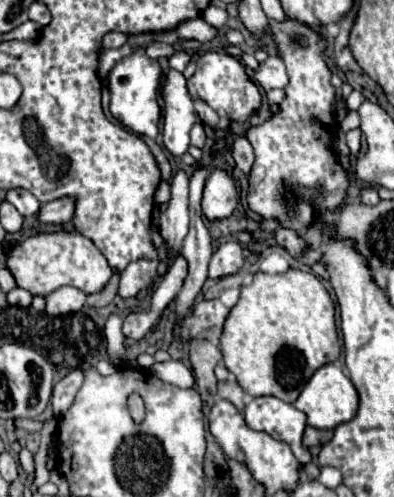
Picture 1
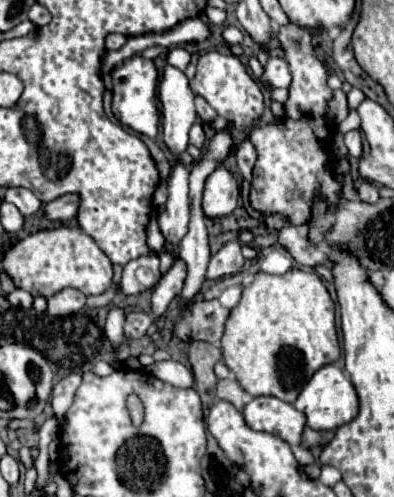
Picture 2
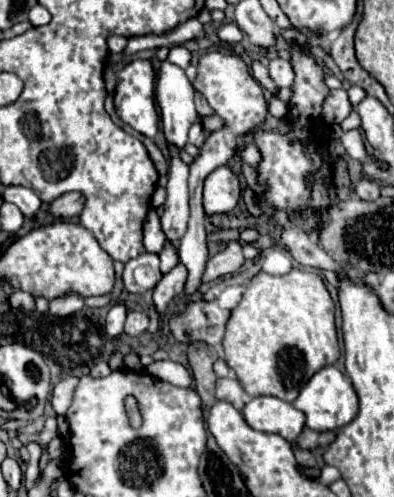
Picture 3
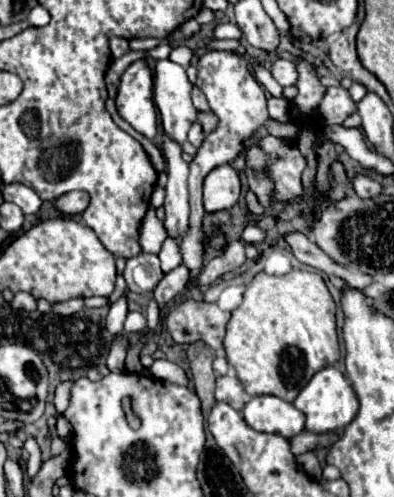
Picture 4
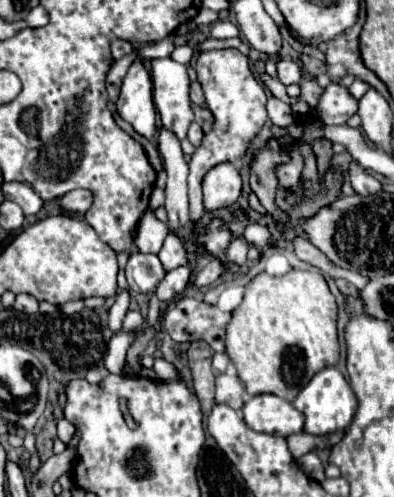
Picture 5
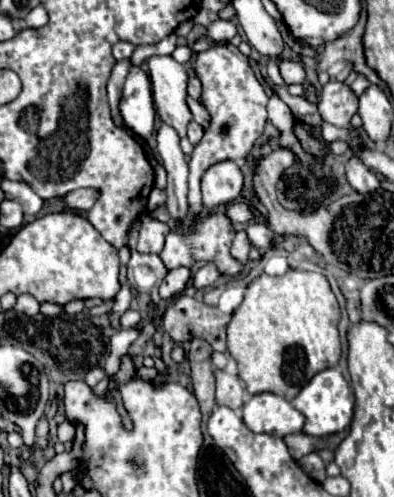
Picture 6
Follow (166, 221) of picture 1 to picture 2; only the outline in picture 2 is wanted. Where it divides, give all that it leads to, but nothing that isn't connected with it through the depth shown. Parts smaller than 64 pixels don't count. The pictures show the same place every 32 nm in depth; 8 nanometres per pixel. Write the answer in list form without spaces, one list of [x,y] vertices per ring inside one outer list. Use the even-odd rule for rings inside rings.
[[[176,164],[168,180],[168,202],[158,216],[160,230],[168,244],[180,244],[188,232],[190,220],[189,171]]]

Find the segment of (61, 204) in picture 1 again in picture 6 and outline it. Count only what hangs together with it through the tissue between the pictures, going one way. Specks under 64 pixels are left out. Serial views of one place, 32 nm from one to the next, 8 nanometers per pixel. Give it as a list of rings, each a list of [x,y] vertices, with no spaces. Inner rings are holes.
[[[78,188],[78,190],[72,190],[64,196],[64,202],[70,210],[78,210],[78,212],[88,212],[94,202],[98,198],[98,192],[92,190],[92,188]]]

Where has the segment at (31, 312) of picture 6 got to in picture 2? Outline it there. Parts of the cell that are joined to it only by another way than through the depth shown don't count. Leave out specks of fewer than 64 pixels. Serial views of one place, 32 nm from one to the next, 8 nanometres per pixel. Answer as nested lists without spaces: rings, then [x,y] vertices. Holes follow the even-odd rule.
[[[16,288],[16,290],[12,290],[12,292],[8,294],[8,302],[10,302],[12,306],[16,306],[16,308],[24,308],[24,310],[28,310],[28,308],[32,306],[32,294],[26,292],[26,290]]]

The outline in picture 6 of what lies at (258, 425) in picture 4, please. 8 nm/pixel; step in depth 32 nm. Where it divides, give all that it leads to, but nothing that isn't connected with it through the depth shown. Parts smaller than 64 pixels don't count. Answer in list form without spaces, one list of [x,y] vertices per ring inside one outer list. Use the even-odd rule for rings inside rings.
[[[264,392],[244,404],[244,422],[252,432],[288,436],[302,432],[304,416],[282,396]]]

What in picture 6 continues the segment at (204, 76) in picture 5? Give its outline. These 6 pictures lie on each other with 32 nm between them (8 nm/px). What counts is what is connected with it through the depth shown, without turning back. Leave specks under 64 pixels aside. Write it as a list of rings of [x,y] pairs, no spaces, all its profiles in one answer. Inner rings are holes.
[[[230,44],[214,46],[206,52],[200,52],[196,56],[194,70],[202,82],[202,106],[210,112],[210,128],[204,132],[204,138],[192,152],[190,160],[190,212],[194,218],[202,214],[202,192],[200,192],[200,180],[204,172],[218,162],[224,160],[244,160],[246,154],[252,150],[256,138],[262,134],[266,124],[266,102],[268,96],[262,88],[262,84],[256,80],[254,70],[248,64],[248,58]]]

